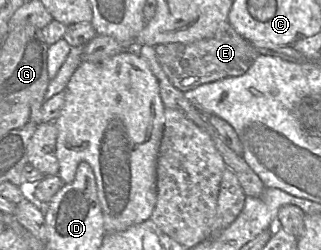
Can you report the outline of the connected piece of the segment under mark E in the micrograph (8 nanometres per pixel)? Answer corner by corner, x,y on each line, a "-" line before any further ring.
227,21
222,22
209,38
187,44
160,44
155,46
155,53
171,84
182,92
226,77
241,76
248,71
259,55
257,49

